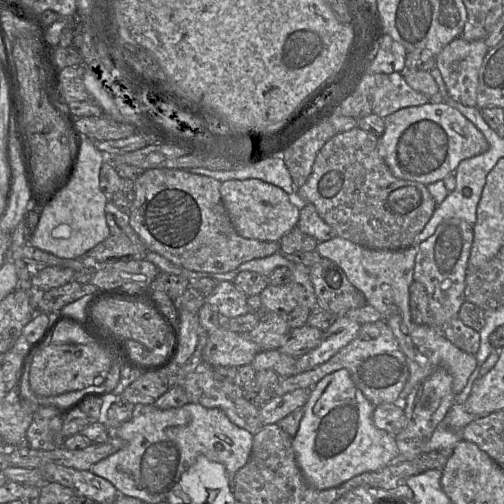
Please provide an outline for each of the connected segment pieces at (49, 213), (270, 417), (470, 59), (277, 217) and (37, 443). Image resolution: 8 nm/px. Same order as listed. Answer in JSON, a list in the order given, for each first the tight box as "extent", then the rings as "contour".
[{"extent":[30,138,111,259],"contour":[[[84,138],[71,181],[53,201],[40,208],[39,221],[30,236],[30,245],[60,258],[72,259],[83,257],[111,235],[105,215],[110,197],[102,192],[99,185],[100,170],[106,158],[92,140]]]},{"extent":[260,389,311,425],"contour":[[[297,389],[282,396],[274,396],[260,407],[263,425],[277,424],[282,418],[302,408],[308,401],[311,389]]]},{"extent":[435,36,488,106],"contour":[[[459,36],[435,56],[449,97],[465,106],[477,105],[478,73],[488,50],[483,39],[466,41]]]},{"extent":[220,179,300,242],"contour":[[[232,179],[221,183],[220,194],[232,225],[244,238],[279,242],[298,226],[300,203],[278,186],[260,179]]]},{"extent":[26,406,63,451],"contour":[[[34,406],[34,419],[26,432],[26,444],[35,450],[50,451],[63,446],[63,416],[55,407]]]}]

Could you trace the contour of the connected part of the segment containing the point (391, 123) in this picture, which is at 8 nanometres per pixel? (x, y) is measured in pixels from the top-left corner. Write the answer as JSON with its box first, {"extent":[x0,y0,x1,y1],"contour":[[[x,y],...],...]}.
{"extent":[379,102,489,185],"contour":[[[428,102],[401,108],[388,115],[379,149],[392,174],[404,180],[429,185],[454,173],[459,163],[489,148],[483,133],[459,110],[444,102]]]}

